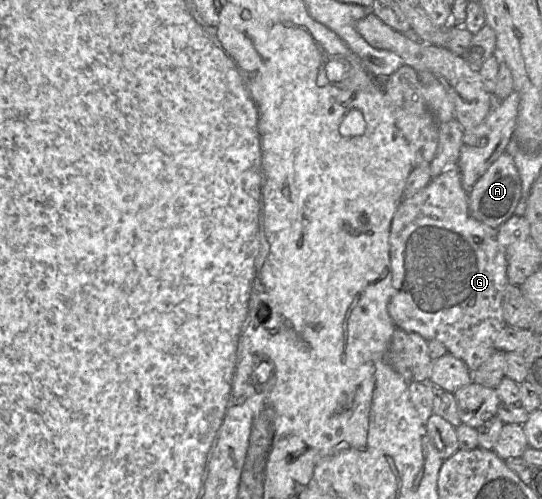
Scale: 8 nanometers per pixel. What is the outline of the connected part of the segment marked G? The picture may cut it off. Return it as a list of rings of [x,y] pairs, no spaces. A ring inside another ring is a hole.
[[[457,165],[448,167],[439,176],[414,195],[405,196],[398,205],[390,226],[390,264],[392,268],[393,294],[388,304],[389,315],[396,327],[407,332],[421,335],[425,340],[438,340],[453,356],[462,360],[469,371],[476,370],[496,351],[495,338],[507,325],[503,316],[503,297],[510,282],[507,276],[507,260],[504,248],[499,240],[498,231],[476,219],[469,213],[468,191],[461,182],[461,173]]]

